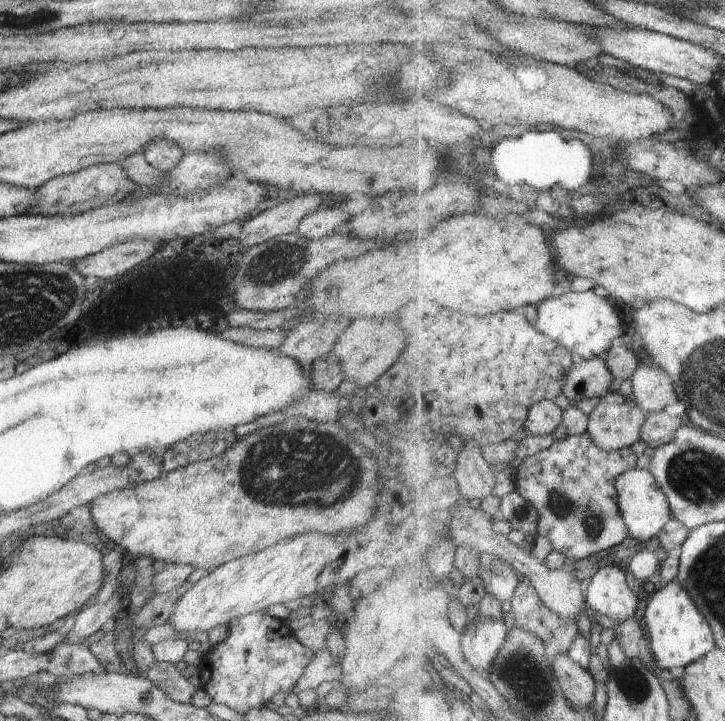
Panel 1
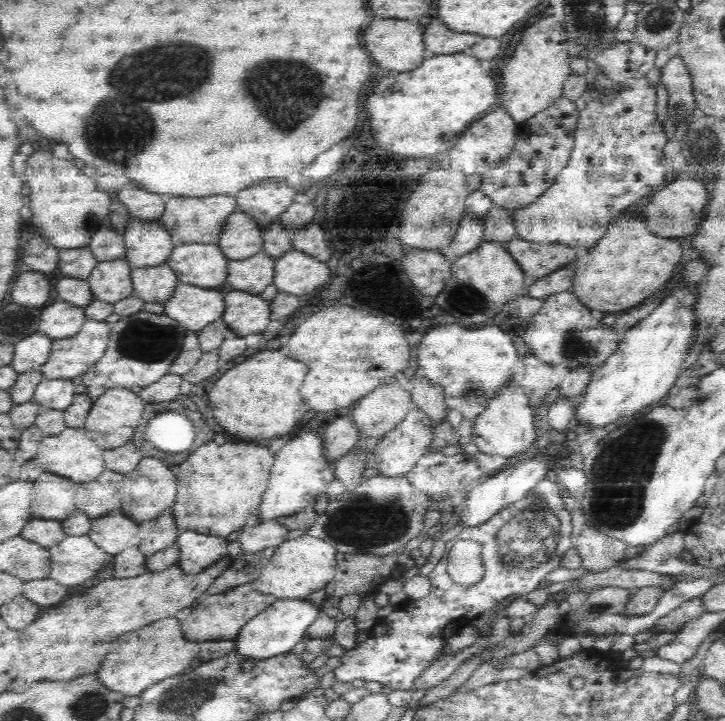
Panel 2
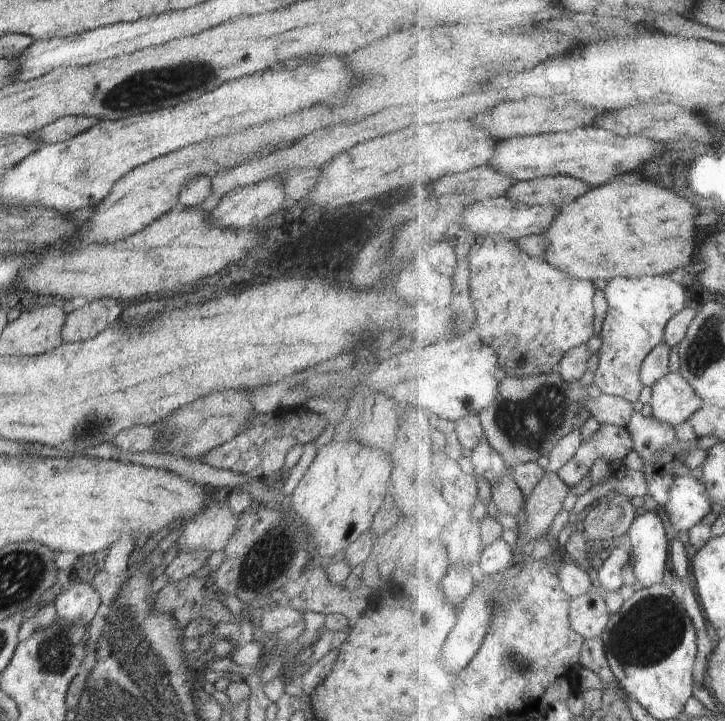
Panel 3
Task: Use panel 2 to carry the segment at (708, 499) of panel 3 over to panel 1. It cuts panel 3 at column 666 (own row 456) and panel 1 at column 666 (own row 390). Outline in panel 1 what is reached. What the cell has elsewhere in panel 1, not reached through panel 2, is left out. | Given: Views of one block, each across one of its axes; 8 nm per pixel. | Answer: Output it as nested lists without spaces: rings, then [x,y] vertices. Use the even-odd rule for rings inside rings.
[[[637,468],[620,475],[617,481],[617,489],[621,496],[620,506],[623,515],[634,538],[650,540],[654,536],[658,537],[673,519],[674,512],[668,495],[659,485],[659,481],[650,469]]]

